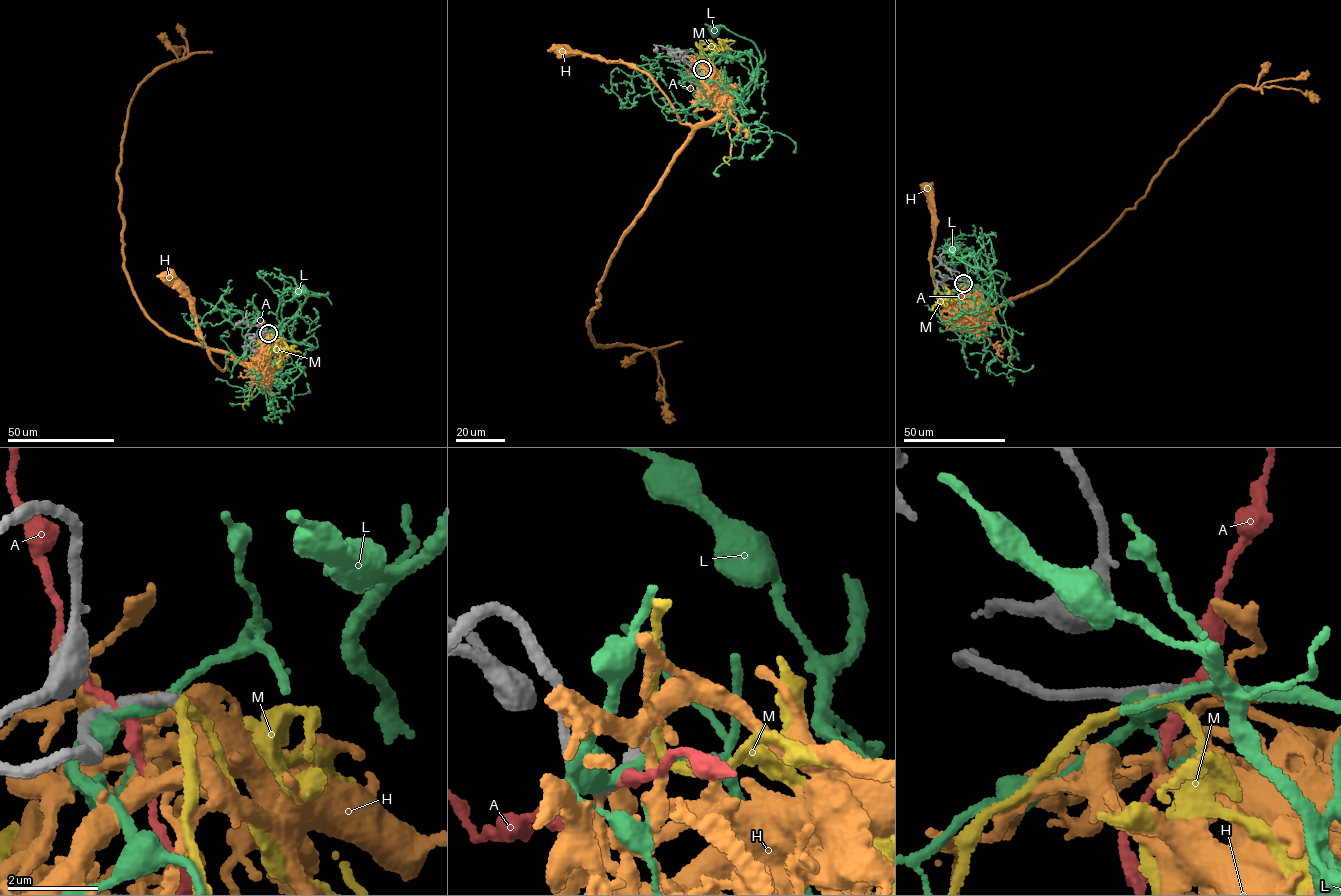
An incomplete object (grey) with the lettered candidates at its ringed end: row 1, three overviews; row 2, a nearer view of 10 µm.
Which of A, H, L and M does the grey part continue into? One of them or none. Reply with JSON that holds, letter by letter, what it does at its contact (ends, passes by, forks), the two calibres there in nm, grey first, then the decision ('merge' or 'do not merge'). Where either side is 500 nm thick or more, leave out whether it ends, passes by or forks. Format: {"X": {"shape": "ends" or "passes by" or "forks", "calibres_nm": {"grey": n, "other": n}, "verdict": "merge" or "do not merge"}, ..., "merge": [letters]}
{"A": {"shape": "passes by", "calibres_nm": {"grey": 240, "other": 220}, "verdict": "do not merge"}, "H": {"shape": "passes by", "calibres_nm": {"grey": 240, "other": 180}, "verdict": "do not merge"}, "L": {"shape": "passes by", "calibres_nm": {"grey": 240, "other": 440}, "verdict": "do not merge"}, "M": {"shape": "passes by", "calibres_nm": {"grey": 280, "other": 200}, "verdict": "do not merge"}, "merge": []}

